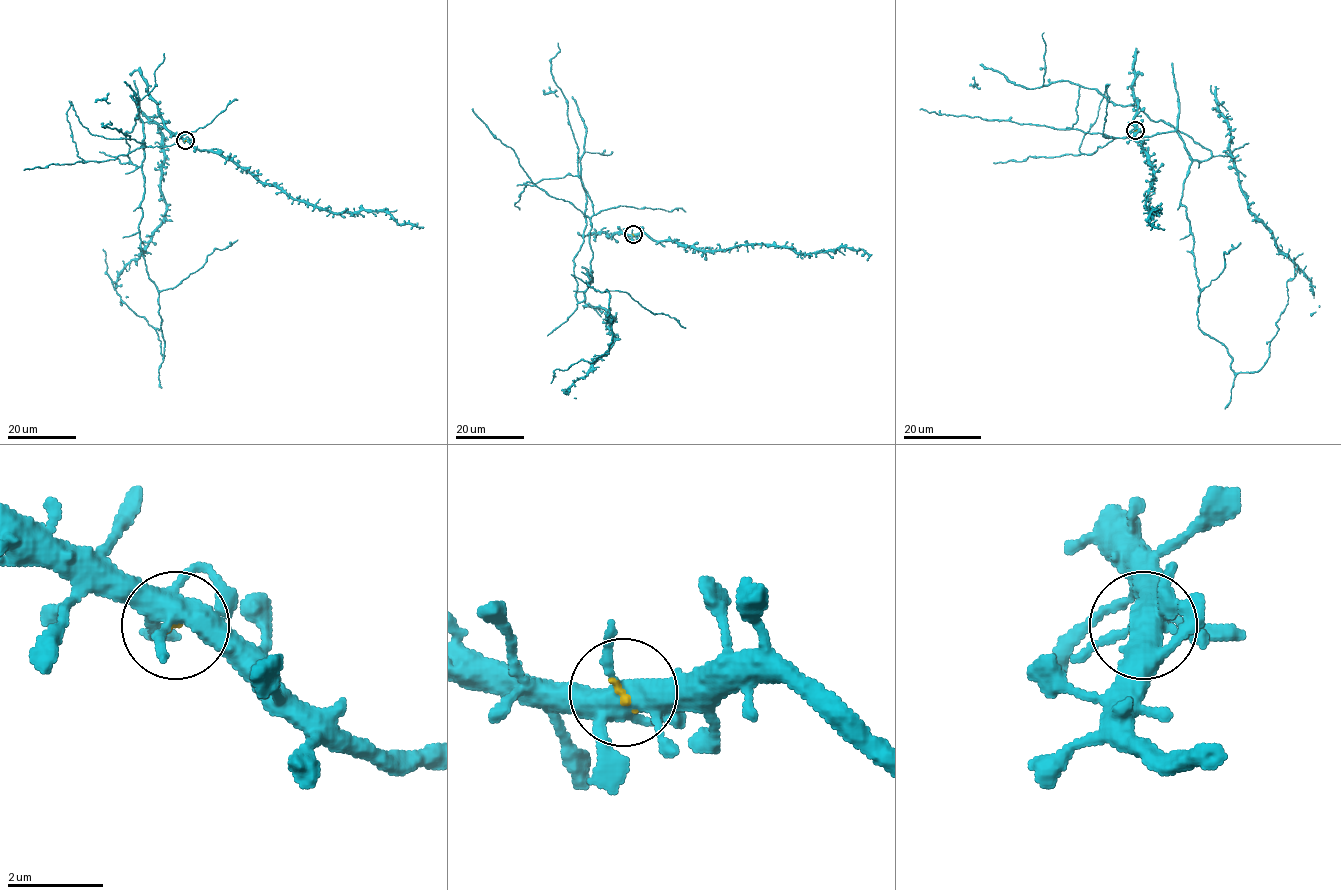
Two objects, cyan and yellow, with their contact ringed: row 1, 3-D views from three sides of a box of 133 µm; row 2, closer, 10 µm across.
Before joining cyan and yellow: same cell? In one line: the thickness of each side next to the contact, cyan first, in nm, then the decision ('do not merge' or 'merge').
440 nm thick on the cyan side, 80 nm on the other; merge

